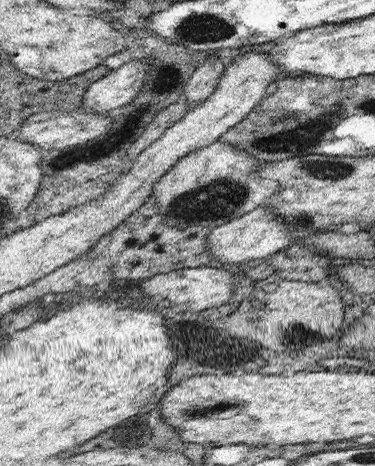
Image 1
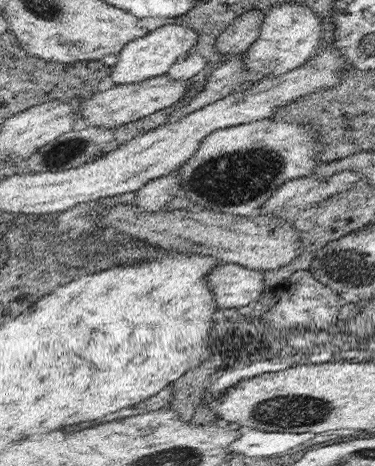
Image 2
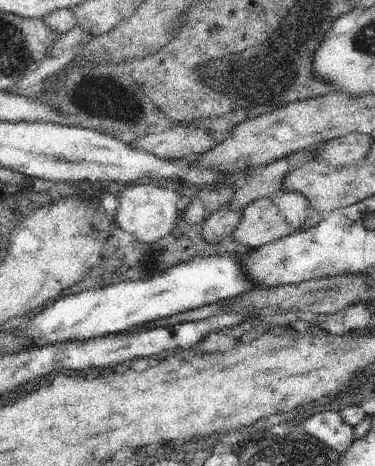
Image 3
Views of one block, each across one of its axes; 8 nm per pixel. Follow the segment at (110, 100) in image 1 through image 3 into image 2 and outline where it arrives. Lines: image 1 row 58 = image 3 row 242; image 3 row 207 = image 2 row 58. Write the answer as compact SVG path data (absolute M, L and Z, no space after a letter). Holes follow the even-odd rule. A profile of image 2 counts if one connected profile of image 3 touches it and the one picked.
M163 24L159 28L155 28L153 32L147 32L145 36L141 38L135 38L131 42L127 42L123 46L123 50L117 54L117 62L115 66L111 68L111 80L115 84L131 84L131 82L141 82L141 80L147 80L151 76L159 76L159 74L165 74L169 72L169 66L179 58L183 56L193 44L197 44L199 40L199 34L187 26L187 24Z

